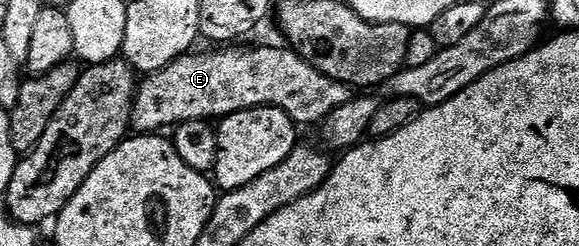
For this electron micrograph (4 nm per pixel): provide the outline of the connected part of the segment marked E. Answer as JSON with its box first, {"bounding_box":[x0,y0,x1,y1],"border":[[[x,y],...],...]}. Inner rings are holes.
{"bounding_box":[132,46,350,134],"border":[[[257,46],[254,50],[213,48],[210,54],[190,52],[167,64],[167,68],[144,75],[133,98],[132,129],[142,134],[165,132],[187,120],[220,120],[256,106],[279,108],[298,127],[305,128],[312,122],[324,122],[339,104],[347,104],[350,87],[323,76],[293,49],[281,46]]]}

